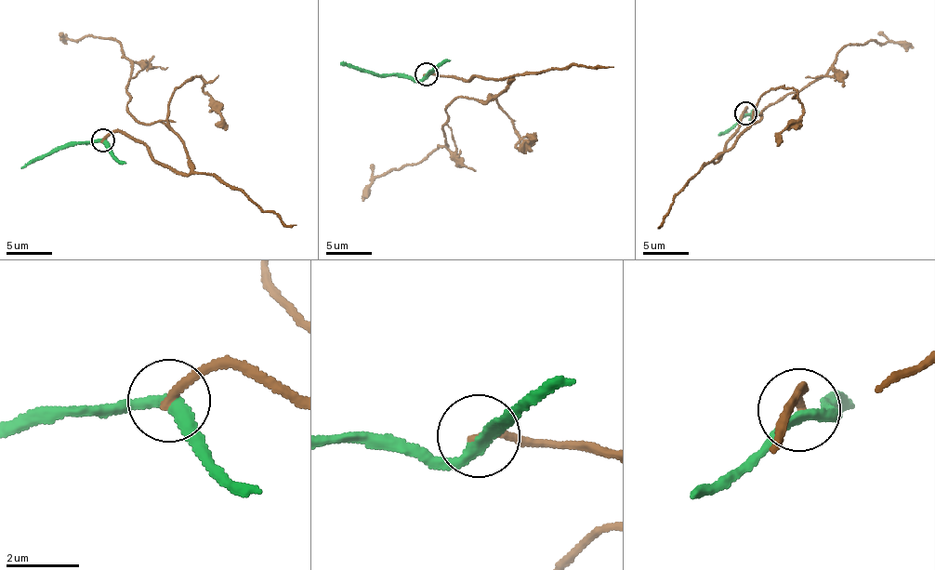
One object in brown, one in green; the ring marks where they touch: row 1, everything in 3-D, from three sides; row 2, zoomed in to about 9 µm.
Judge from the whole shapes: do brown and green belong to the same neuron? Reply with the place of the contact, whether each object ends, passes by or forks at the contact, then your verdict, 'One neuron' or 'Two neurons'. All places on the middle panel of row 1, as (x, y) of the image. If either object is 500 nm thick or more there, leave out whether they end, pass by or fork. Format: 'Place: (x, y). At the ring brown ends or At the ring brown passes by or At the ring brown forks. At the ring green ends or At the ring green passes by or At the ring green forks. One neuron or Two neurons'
Place: (426, 73). At the ring brown ends. At the ring green passes by. Two neurons

